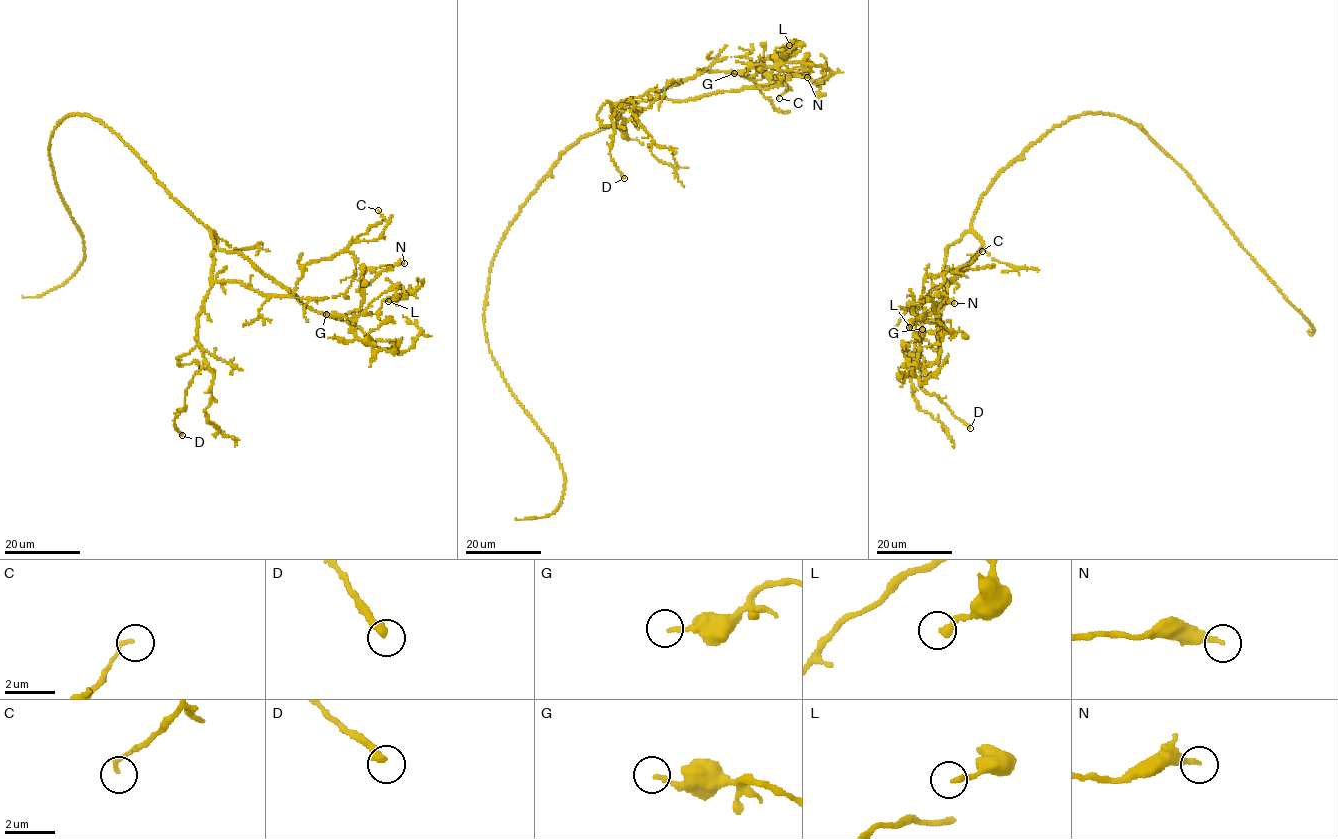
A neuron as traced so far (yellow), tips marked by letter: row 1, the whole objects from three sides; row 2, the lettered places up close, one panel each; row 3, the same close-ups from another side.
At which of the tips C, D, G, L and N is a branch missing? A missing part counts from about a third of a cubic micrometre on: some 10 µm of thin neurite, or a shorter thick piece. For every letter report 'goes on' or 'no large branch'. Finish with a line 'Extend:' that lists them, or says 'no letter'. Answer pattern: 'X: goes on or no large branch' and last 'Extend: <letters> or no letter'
C: no large branch
D: no large branch
G: no large branch
L: no large branch
N: no large branch
Extend: no letter

